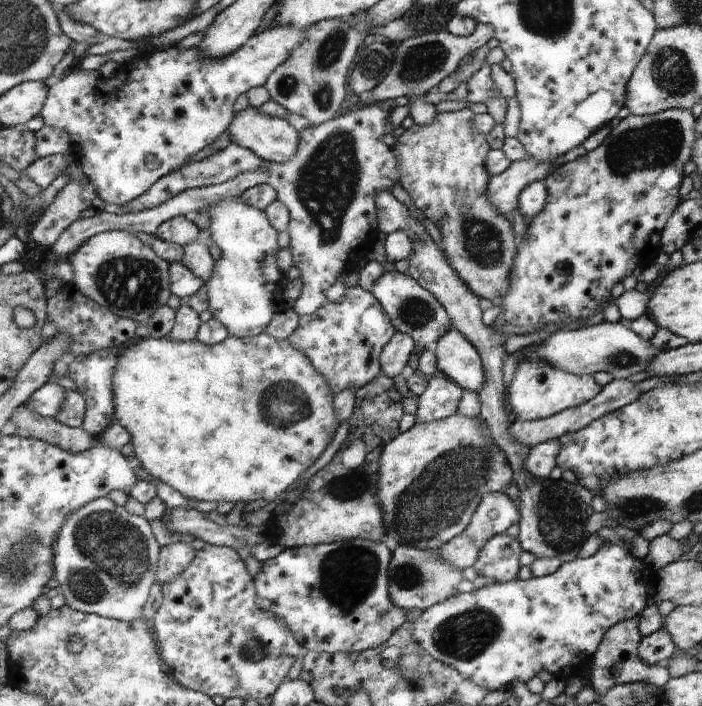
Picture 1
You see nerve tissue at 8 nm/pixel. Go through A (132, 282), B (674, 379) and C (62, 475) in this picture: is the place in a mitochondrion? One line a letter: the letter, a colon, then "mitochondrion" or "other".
A: mitochondrion
B: other
C: other

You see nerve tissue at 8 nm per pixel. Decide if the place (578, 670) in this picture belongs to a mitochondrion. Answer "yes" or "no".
no

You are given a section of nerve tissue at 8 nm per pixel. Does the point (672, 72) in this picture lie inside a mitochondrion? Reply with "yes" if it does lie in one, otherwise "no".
yes

